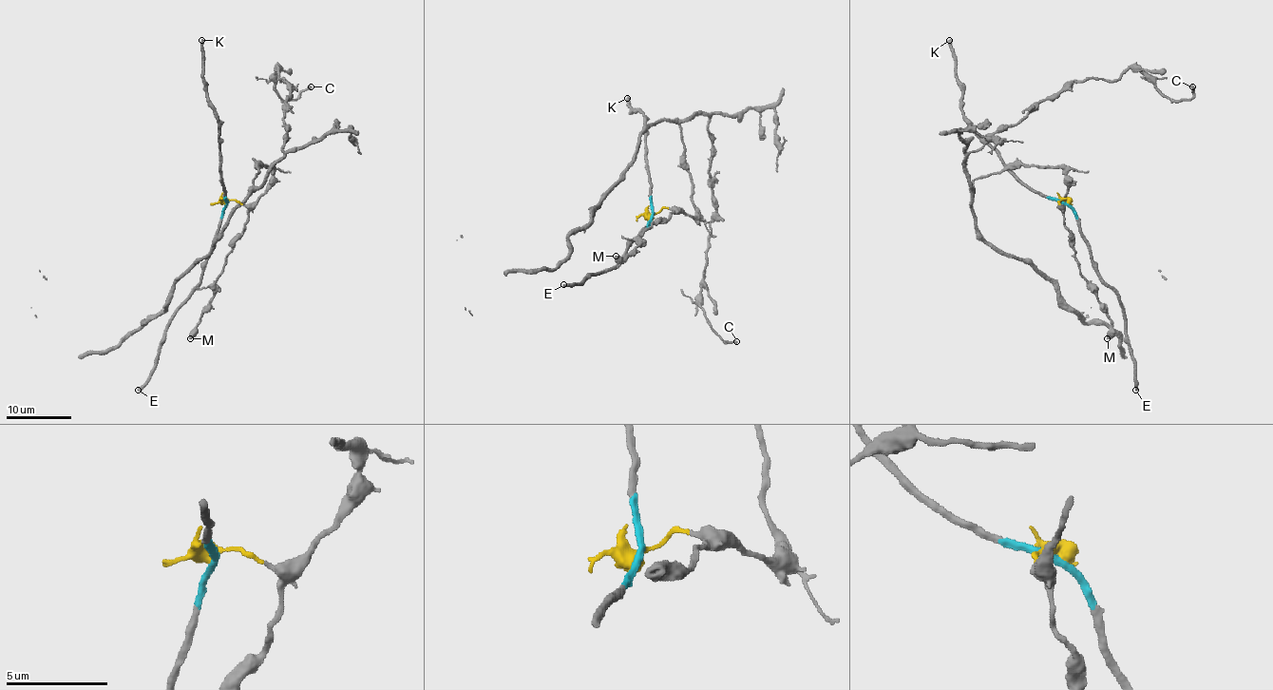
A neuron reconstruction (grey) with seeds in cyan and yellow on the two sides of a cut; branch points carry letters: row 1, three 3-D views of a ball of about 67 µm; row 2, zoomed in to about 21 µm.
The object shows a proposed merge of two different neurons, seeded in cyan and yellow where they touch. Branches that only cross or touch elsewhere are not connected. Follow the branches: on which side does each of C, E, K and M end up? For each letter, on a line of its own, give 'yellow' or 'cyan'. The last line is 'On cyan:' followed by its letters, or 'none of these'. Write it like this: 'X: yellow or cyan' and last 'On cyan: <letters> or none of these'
C: yellow
E: cyan
K: cyan
M: yellow
On cyan: E, K

